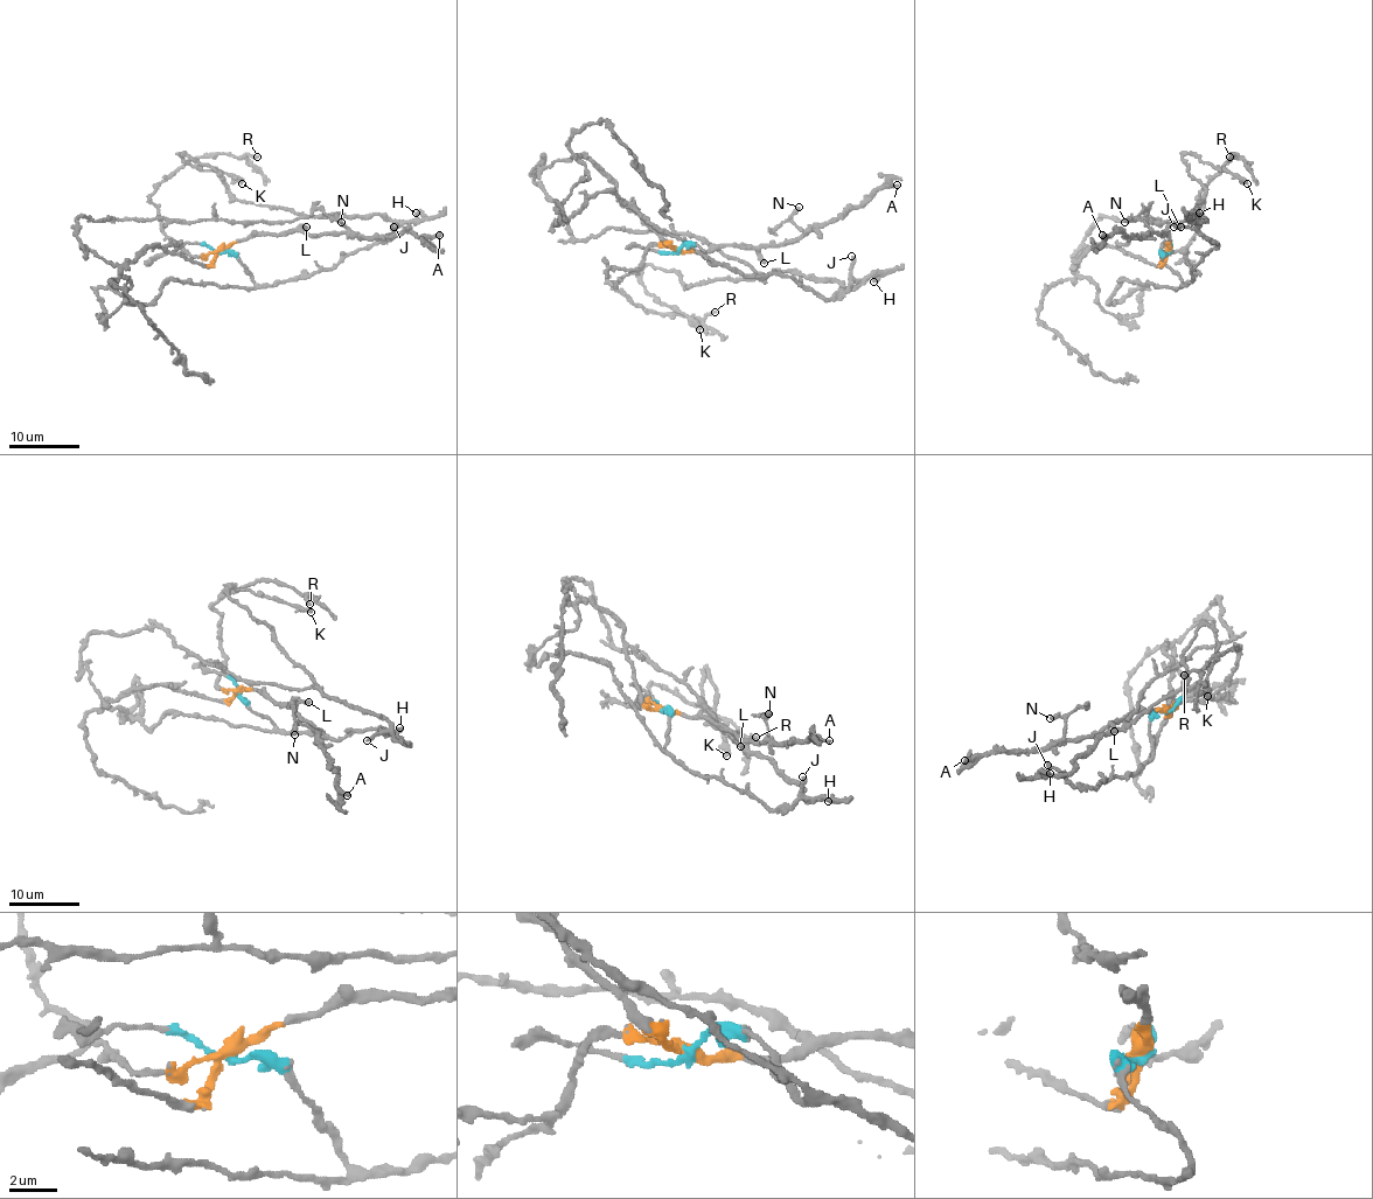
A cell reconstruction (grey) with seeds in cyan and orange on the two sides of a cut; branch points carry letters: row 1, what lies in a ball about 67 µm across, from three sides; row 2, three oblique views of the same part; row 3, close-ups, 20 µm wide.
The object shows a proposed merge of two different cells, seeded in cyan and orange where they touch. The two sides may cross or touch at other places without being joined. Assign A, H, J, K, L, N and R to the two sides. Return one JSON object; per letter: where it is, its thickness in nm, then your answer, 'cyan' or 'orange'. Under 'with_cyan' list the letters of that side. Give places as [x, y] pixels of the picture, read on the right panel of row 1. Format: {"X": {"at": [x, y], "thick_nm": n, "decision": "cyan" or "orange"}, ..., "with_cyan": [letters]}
{"A": {"at": [1102, 235], "thick_nm": 280, "decision": "orange"}, "H": {"at": [1199, 213], "thick_nm": 460, "decision": "cyan"}, "J": {"at": [1173, 227], "thick_nm": 300, "decision": "cyan"}, "K": {"at": [1247, 183], "thick_nm": 400, "decision": "cyan"}, "L": {"at": [1180, 227], "thick_nm": 360, "decision": "orange"}, "N": {"at": [1124, 222], "thick_nm": 360, "decision": "orange"}, "R": {"at": [1229, 157], "thick_nm": 240, "decision": "orange"}, "with_cyan": ["H", "J", "K"]}

